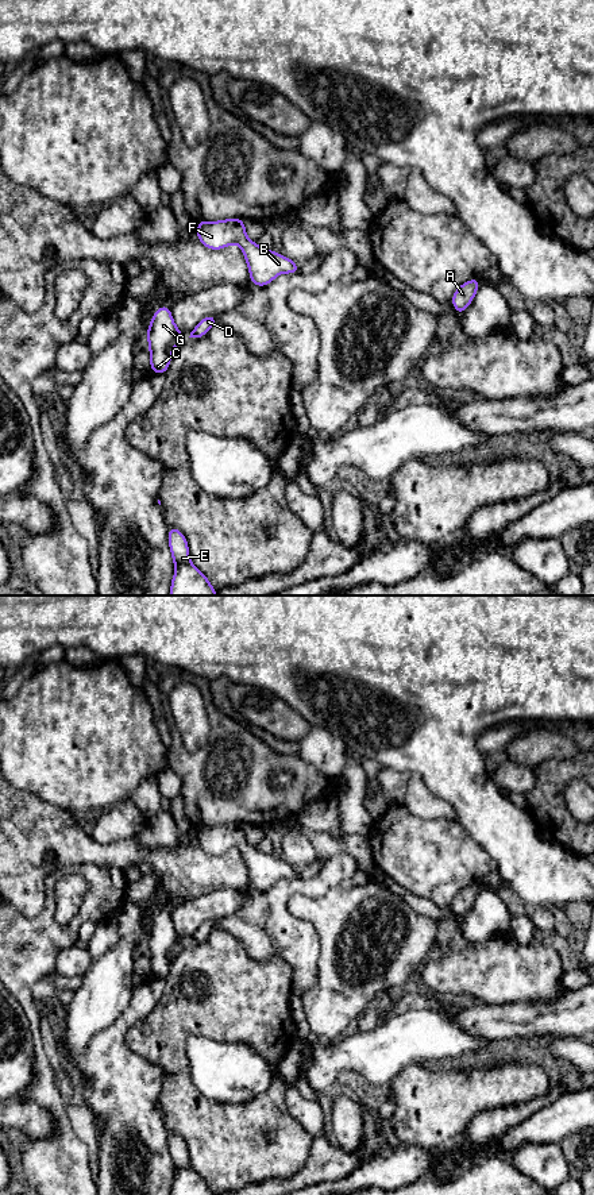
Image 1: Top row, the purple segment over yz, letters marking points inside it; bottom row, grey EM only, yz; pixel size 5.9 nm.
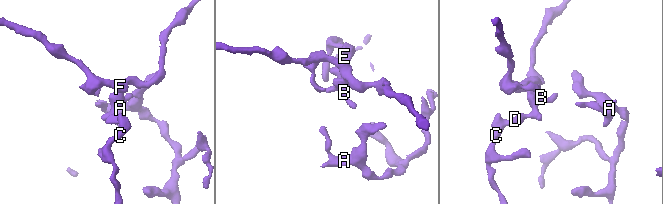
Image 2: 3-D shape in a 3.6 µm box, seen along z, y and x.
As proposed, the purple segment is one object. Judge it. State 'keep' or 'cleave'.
keep

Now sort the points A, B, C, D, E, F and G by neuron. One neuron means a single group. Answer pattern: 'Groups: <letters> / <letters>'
Groups: A B C D E F G

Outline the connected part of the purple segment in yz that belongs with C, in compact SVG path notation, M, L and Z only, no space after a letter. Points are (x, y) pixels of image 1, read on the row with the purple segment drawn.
M162 305L157 309L148 325L146 339L150 343L151 371L165 374L174 347L185 339L173 321L169 305Z

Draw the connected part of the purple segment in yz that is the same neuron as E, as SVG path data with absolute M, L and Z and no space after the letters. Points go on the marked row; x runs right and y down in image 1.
M167 527L167 533L176 564L170 595L217 595L208 578L190 563L189 547L184 533L173 527Z

